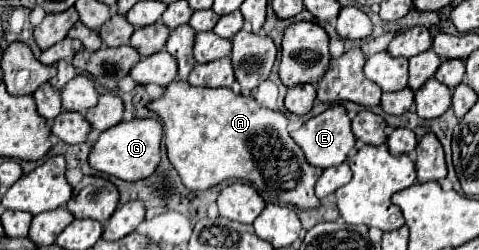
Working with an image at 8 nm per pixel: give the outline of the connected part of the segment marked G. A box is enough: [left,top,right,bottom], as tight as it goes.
[88,119,162,181]

